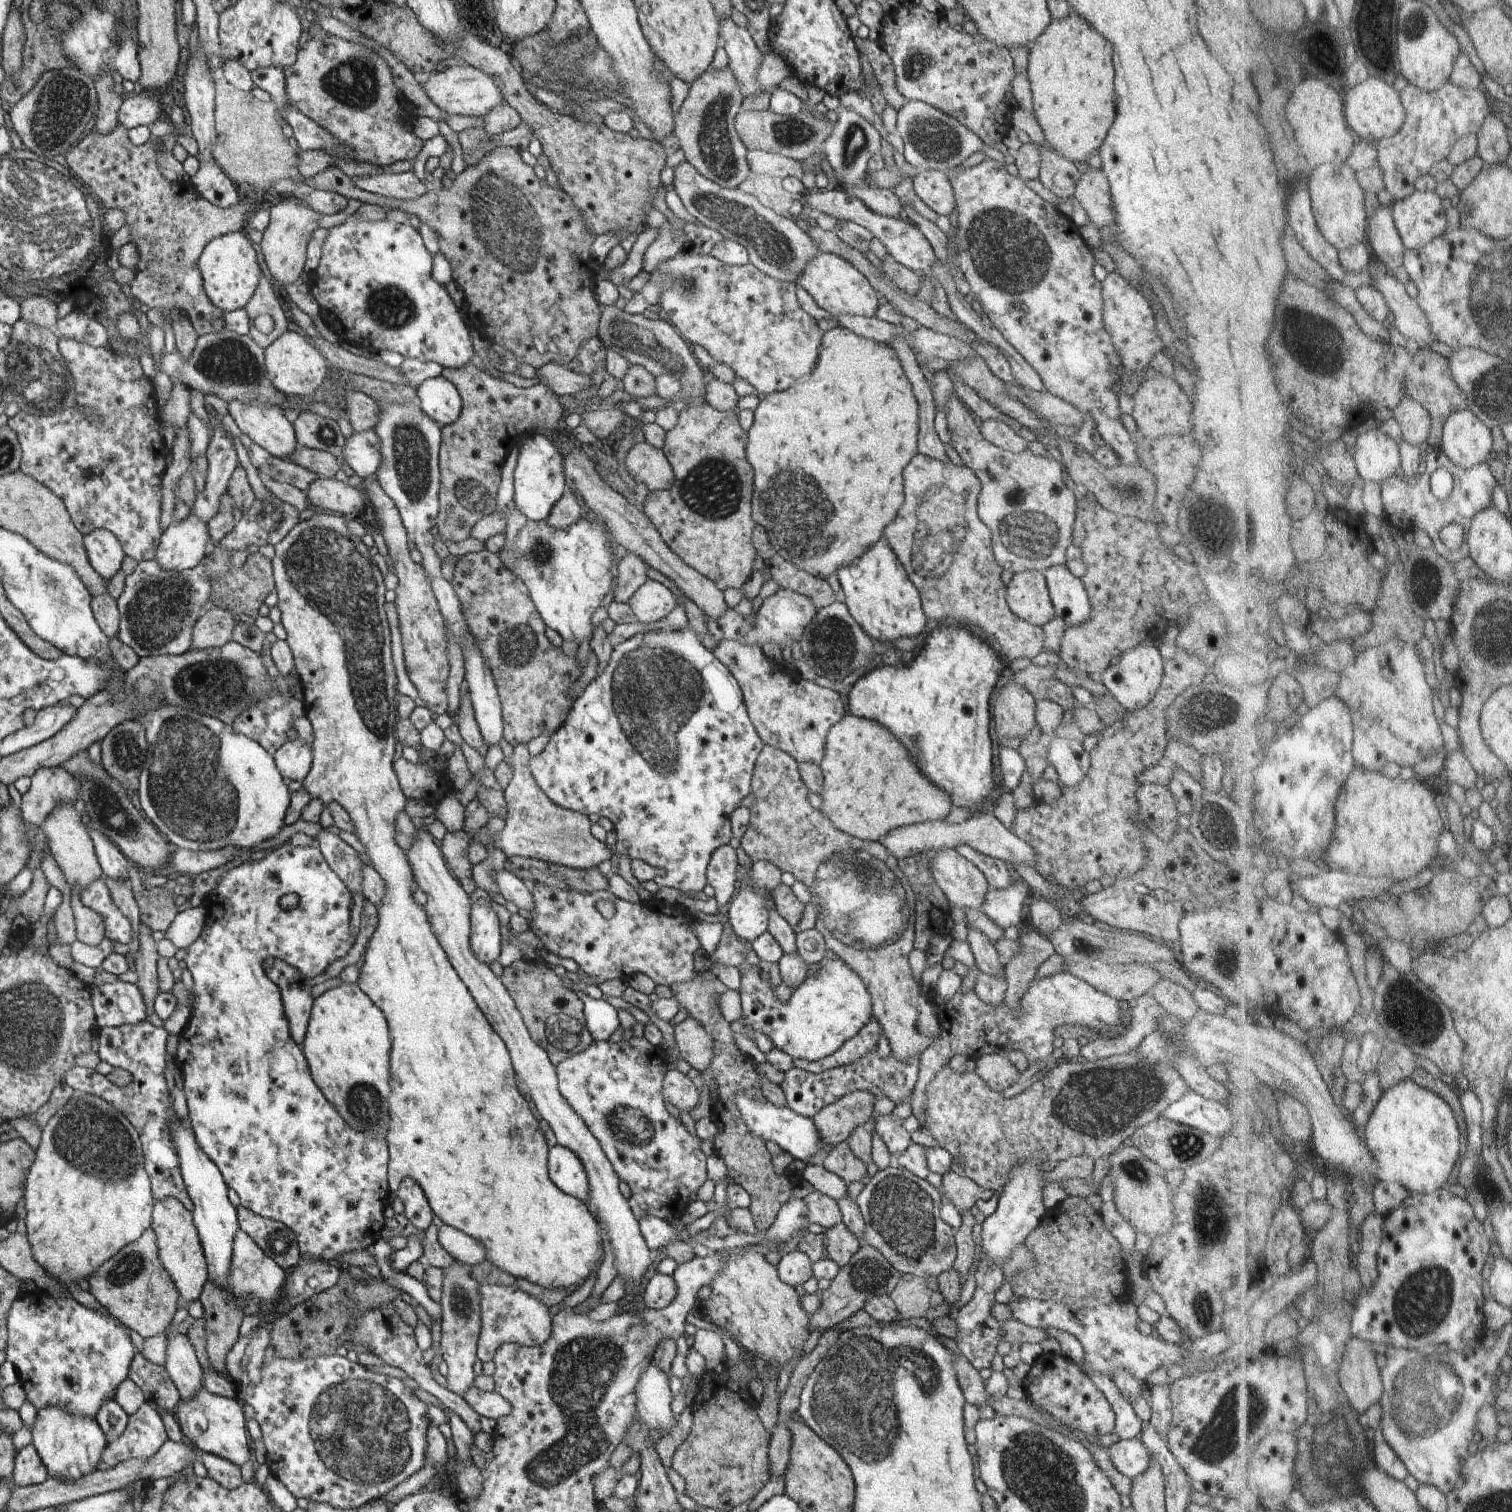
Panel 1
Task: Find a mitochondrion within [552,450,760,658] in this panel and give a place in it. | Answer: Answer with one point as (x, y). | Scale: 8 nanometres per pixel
(713, 489)

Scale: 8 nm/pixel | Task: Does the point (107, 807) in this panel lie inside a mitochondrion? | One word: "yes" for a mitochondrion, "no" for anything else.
yes

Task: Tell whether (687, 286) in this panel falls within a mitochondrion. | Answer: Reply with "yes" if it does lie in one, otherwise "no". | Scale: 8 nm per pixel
yes

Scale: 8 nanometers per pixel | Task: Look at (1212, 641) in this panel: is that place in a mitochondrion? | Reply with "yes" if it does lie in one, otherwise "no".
no

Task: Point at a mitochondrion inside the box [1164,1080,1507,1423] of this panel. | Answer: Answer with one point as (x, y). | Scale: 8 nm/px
(1421, 1302)

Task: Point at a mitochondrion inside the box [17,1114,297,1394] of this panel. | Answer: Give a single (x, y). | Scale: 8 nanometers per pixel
(131, 1265)

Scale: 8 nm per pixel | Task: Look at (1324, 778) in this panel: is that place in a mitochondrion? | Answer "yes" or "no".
yes

